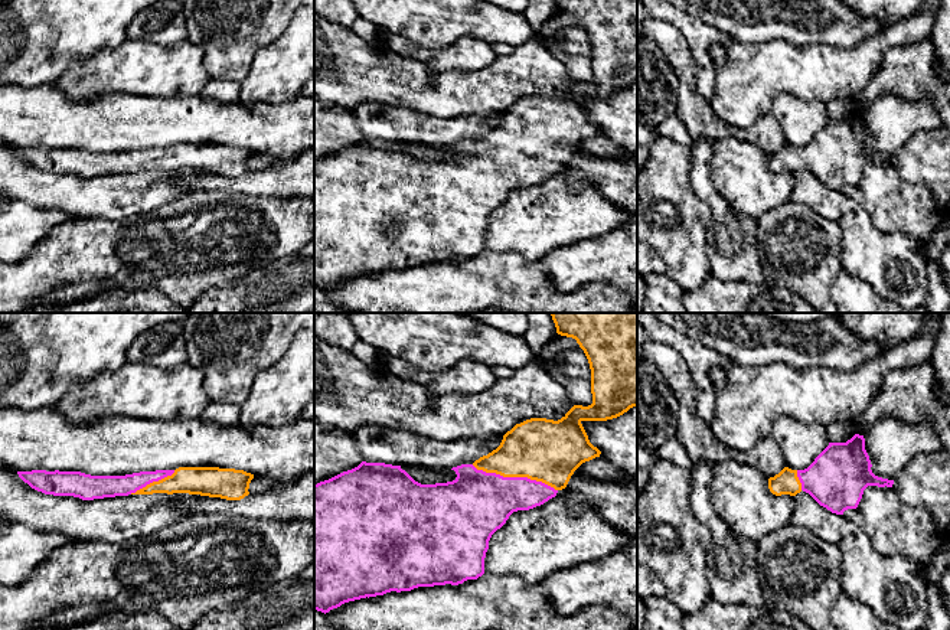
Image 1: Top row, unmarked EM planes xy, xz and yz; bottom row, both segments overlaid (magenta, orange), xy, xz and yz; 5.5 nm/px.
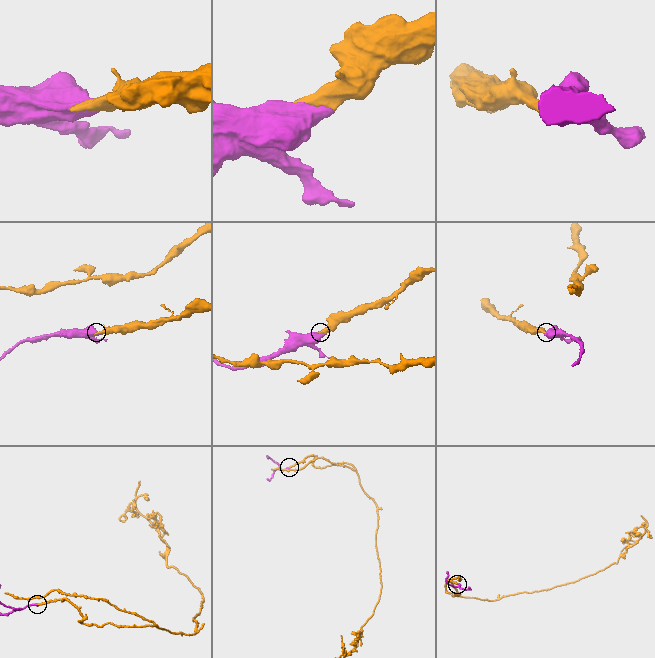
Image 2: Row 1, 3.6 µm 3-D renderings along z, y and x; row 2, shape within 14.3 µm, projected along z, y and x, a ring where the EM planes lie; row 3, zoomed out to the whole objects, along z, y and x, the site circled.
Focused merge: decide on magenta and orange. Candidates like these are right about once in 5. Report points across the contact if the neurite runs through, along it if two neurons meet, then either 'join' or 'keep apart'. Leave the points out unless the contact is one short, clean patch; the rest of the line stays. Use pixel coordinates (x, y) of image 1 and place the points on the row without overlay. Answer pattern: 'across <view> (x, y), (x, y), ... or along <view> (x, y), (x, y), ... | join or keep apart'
join

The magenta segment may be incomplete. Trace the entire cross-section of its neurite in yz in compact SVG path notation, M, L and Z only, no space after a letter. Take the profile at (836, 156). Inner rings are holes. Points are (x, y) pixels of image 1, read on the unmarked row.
M855 111L846 120L829 120L804 147L784 144L768 156L768 166L776 173L803 167L832 190L843 192L858 185L868 163L892 164L894 157L875 153L871 144L865 115Z

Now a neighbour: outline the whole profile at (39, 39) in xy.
M0 0L0 85L33 88L50 84L75 61L127 39L130 22L146 7L164 0Z

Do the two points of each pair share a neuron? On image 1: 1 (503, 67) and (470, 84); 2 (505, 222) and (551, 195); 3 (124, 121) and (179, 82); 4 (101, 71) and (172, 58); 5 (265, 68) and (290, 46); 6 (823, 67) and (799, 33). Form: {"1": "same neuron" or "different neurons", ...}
{"1": "same neuron", "2": "same neuron", "3": "different neurons", "4": "same neuron", "5": "same neuron", "6": "different neurons"}

